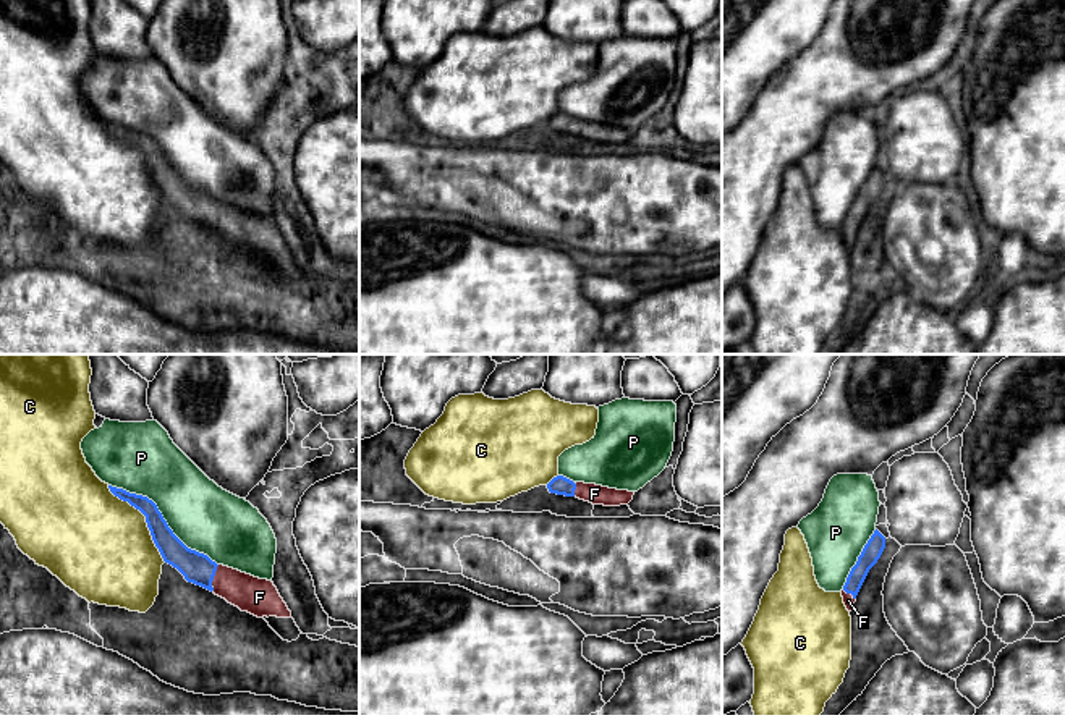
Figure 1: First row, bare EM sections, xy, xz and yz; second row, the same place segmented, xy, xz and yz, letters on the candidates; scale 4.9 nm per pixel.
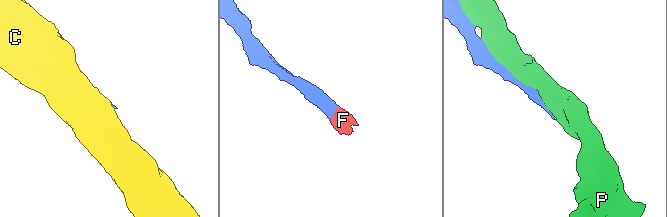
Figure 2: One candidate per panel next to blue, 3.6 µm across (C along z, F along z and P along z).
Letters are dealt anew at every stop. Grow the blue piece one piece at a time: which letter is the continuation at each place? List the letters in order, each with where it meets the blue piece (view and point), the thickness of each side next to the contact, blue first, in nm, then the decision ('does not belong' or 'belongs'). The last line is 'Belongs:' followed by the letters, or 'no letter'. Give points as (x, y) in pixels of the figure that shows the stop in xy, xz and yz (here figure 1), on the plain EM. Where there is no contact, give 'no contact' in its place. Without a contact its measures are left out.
C: xy (146, 157) | 130/480 nm | does not belong
F: xy (212, 215) | 160/180 nm | belongs
P: xy (162, 156) | 130/340 nm | does not belong
Belongs: F

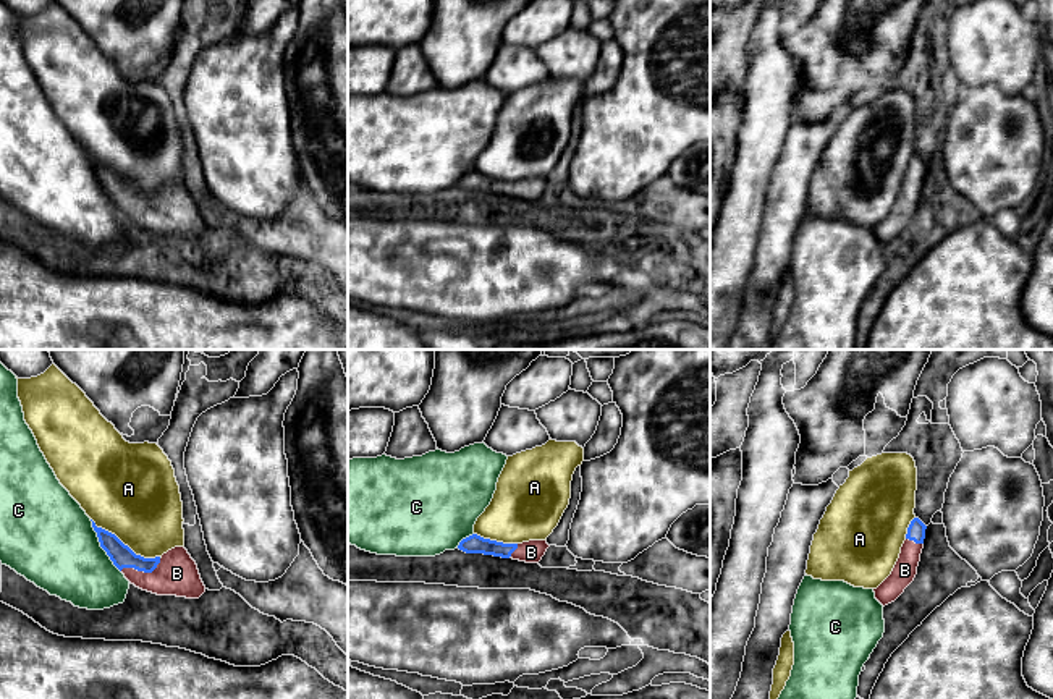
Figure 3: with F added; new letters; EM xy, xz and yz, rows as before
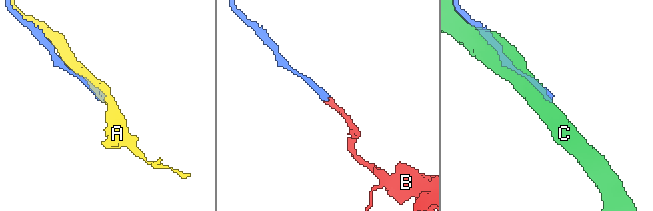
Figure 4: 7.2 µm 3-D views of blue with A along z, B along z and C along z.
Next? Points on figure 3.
A: xy (123, 182) | 110/440 nm | does not belong
B: xy (141, 207) | 110/200 nm | belongs
C: xy (101, 183) | 110/440 nm | does not belong
Belongs: B

